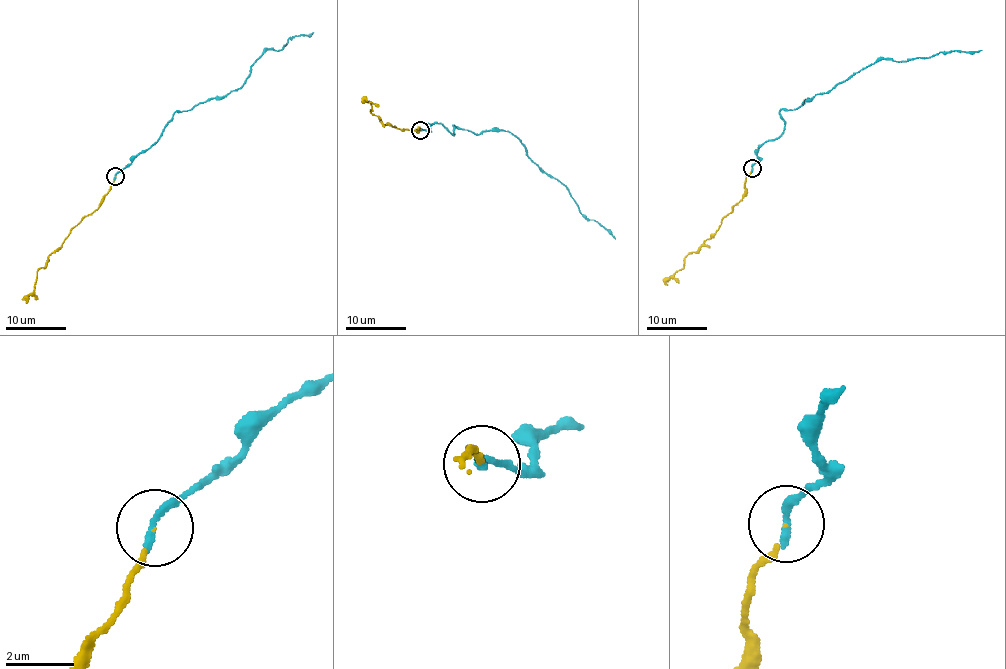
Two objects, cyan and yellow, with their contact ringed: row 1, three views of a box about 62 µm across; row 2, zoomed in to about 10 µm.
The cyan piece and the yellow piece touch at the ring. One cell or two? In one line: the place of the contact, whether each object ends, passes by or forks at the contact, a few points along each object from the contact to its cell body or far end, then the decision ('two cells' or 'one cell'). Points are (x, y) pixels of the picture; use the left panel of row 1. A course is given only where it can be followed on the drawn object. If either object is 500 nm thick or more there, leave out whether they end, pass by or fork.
(115, 176) | cyan ends | yellow ends | cyan via (115, 176), (157, 143), (176, 112), (223, 98), (244, 85), (267, 49), (281, 50), (288, 38), (313, 32) | yellow via (115, 176), (97, 208), (84, 216), (51, 252), (37, 273), (26, 303) | one cell

